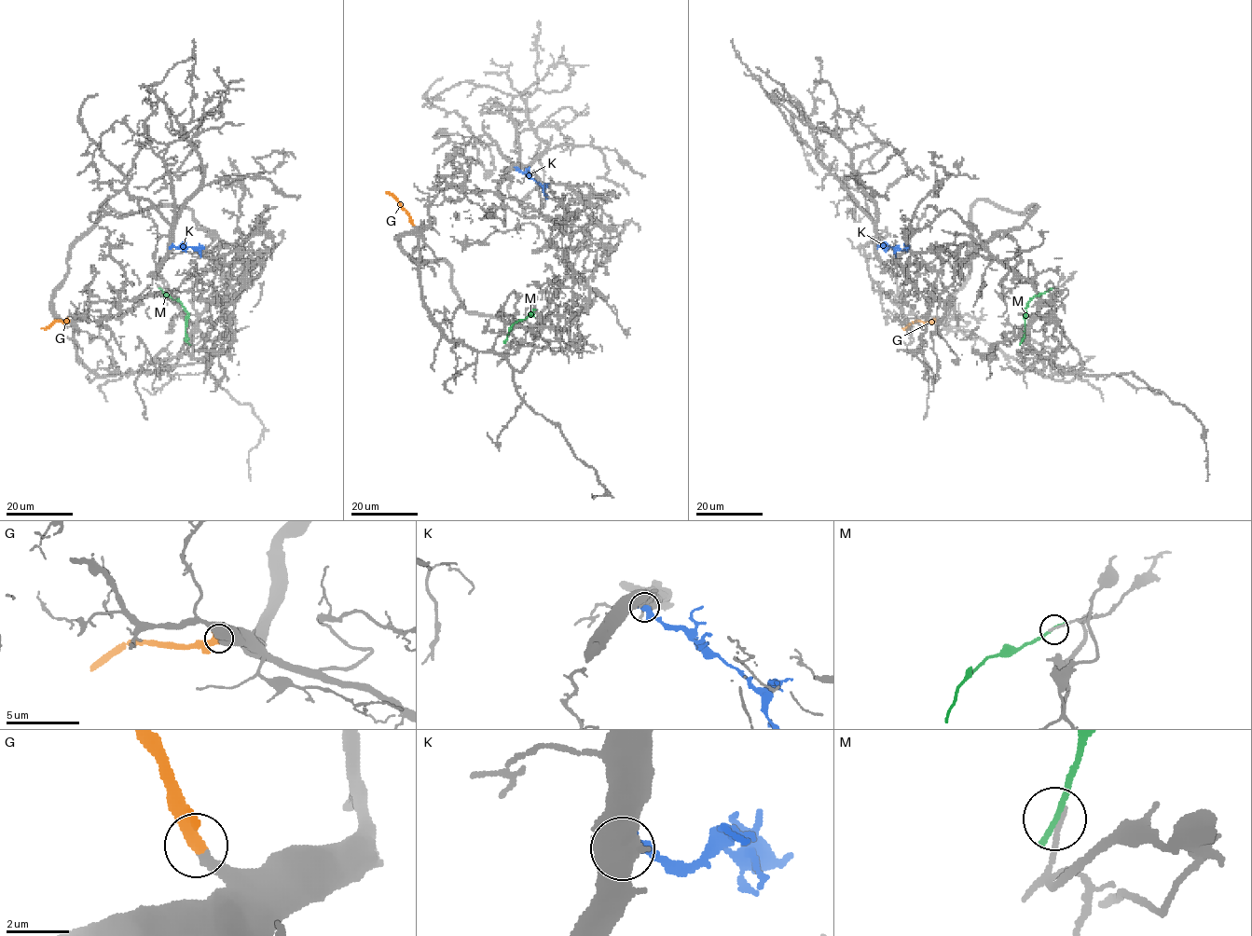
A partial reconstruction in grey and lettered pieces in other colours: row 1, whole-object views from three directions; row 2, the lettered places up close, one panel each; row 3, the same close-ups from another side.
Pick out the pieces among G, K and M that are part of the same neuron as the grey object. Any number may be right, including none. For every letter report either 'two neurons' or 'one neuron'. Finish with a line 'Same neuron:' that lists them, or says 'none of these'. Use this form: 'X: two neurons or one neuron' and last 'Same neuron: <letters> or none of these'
G: one neuron
K: two neurons
M: two neurons
Same neuron: G

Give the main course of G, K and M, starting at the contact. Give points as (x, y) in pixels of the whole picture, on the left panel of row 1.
G: (68, 320), (54, 321), (48, 326), (41, 327)
K: (171, 246), (199, 250), (199, 243)
M: (161, 289), (173, 300), (178, 300), (187, 313), (185, 341), (190, 345)

